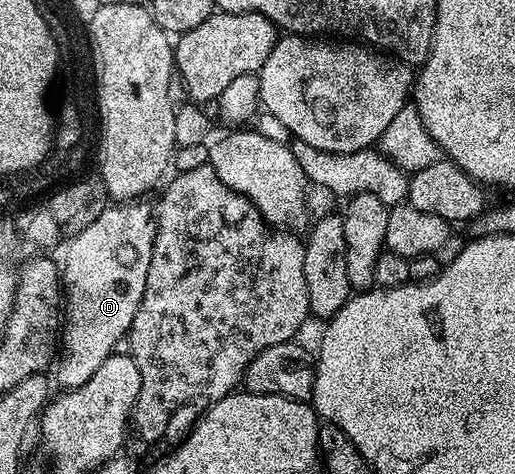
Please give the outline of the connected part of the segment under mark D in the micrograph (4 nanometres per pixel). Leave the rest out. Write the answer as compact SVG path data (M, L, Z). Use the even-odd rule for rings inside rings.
M138 199L122 202L120 205L106 206L95 222L85 227L79 235L66 244L65 257L61 259L63 290L61 346L54 368L55 375L53 374L54 380L57 379L61 385L60 388L68 391L87 383L107 358L113 355L118 342L124 340L128 334L146 287L155 229L155 211L152 204Z

